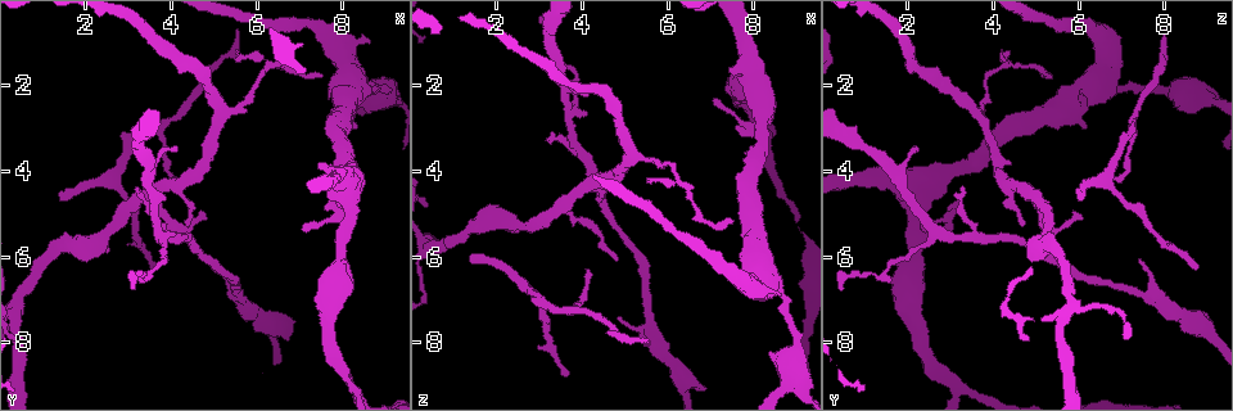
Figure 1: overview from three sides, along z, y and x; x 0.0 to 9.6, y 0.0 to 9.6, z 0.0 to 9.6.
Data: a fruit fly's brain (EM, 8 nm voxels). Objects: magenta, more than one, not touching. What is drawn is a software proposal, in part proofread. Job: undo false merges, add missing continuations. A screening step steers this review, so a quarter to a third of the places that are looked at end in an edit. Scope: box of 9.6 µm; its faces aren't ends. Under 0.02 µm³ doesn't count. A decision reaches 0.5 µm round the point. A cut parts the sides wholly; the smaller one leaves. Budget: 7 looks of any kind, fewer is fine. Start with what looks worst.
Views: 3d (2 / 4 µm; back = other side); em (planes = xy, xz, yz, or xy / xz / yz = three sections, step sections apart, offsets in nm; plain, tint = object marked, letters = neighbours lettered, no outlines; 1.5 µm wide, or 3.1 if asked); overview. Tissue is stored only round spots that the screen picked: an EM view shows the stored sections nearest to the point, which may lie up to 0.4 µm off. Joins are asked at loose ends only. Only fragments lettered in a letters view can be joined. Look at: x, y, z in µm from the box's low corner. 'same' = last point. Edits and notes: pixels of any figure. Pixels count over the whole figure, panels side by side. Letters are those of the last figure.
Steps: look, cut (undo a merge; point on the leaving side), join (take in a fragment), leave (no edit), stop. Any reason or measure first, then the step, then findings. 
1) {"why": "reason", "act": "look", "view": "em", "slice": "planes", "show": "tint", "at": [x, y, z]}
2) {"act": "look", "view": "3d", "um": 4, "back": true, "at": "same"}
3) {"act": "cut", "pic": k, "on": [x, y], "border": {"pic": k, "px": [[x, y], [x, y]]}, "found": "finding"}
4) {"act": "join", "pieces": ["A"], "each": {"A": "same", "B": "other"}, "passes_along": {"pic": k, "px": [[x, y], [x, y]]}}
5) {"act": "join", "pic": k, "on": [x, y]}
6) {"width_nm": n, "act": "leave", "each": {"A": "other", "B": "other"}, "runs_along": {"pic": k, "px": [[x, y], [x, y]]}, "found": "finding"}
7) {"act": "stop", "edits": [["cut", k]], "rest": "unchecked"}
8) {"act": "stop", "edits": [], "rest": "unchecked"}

{"act": "look", "view": "em", "slice": "planes", "show": "tint", "at": [1.35, 4.55, 6.05]}

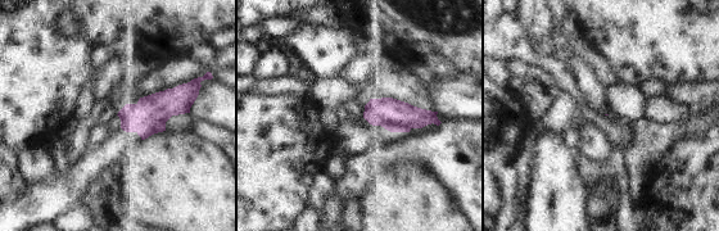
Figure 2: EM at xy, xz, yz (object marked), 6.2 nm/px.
{"why": "what lies round it", "act": "look", "view": "em", "slice": "planes", "show": "letters", "at": "same"}

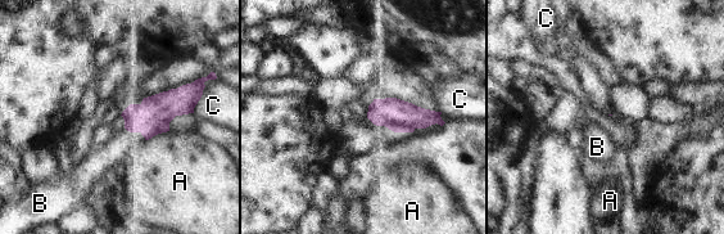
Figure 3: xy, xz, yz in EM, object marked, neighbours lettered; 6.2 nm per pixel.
{"act": "join", "pieces": ["B"], "each": {"A": "other", "B": "same", "C": "other"}, "passes_along": {"pic": 3, "px": [[153, 116], [136, 131], [111, 153]]}, "found": "the cell continues"}

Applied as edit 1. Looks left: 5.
{"act": "look", "view": "em", "slice": "yz", "step": 8, "show": "letters", "at": [5.50, 1.35, 4.20]}

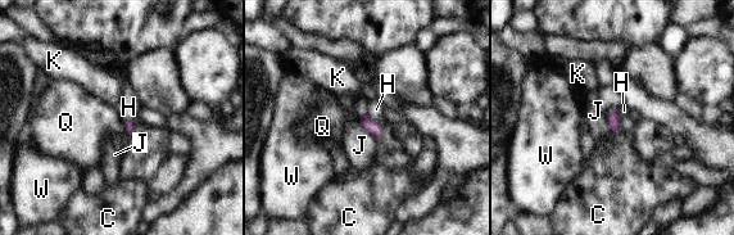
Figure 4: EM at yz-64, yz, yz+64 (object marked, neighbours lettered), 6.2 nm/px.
{"act": "join", "pieces": ["K"], "each": {"C": "other", "H": "other", "J": "other", "K": "same", "Q": "other", "W": "other"}, "passes_along": {"pic": 4, "px": [[370, 126], [363, 114], [341, 81]]}, "found": "it goes on there"}

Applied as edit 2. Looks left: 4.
{"act": "look", "view": "overview"}

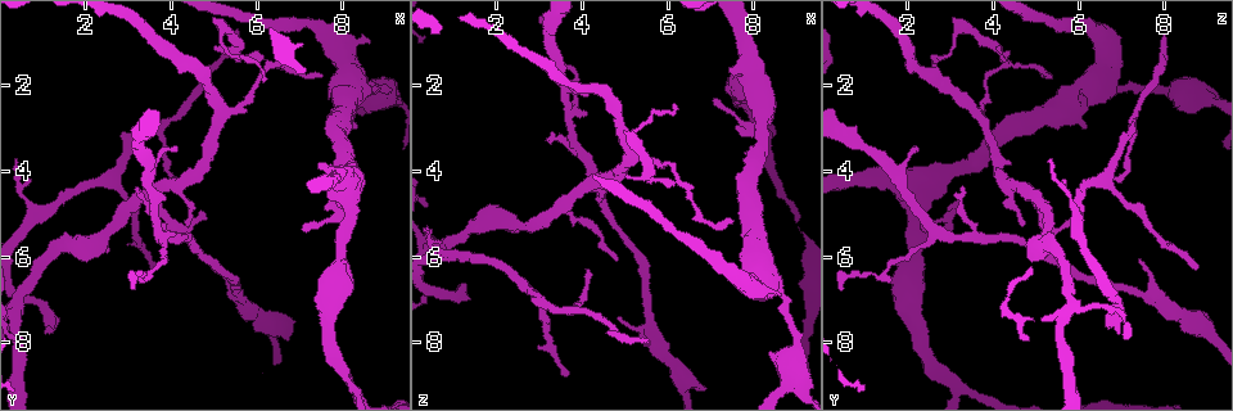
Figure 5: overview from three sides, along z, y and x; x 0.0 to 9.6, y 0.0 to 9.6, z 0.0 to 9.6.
{"why": "three-way junction", "act": "look", "view": "em", "slice": "xy", "step": 8, "show": "tint", "at": [3.75, 5.50, 2.70]}

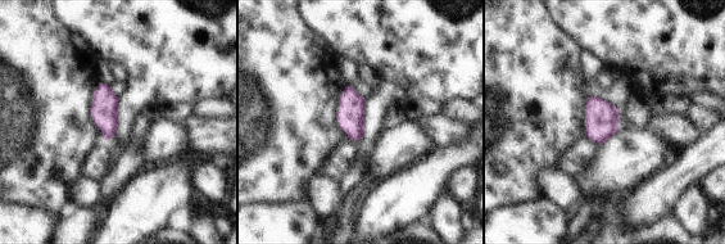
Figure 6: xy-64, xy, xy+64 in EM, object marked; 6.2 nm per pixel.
{"act": "look", "view": "em", "slice": "planes", "show": "tint", "at": "same"}

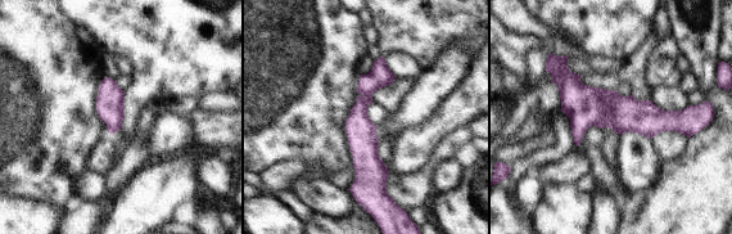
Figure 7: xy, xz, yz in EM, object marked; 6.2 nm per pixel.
{"act": "look", "view": "em", "slice": "planes", "show": "letters", "at": "same"}

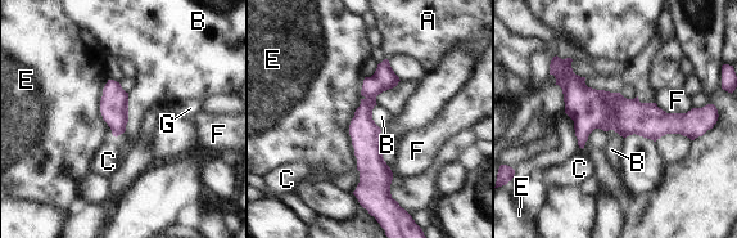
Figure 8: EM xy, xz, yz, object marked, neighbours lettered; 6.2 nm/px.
{"width_nm": 140, "act": "leave", "each": {"A": "other", "B": "other", "C": "other", "E": "other", "F": "other", "G": "other"}, "runs_along": {"pic": 8, "px": [[554, 63], [598, 109], [674, 121]]}, "found": "one cell here"}

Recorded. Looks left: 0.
{"act": "stop", "edits": [["join", 3], ["join", 4]], "rest": "unchecked"}

